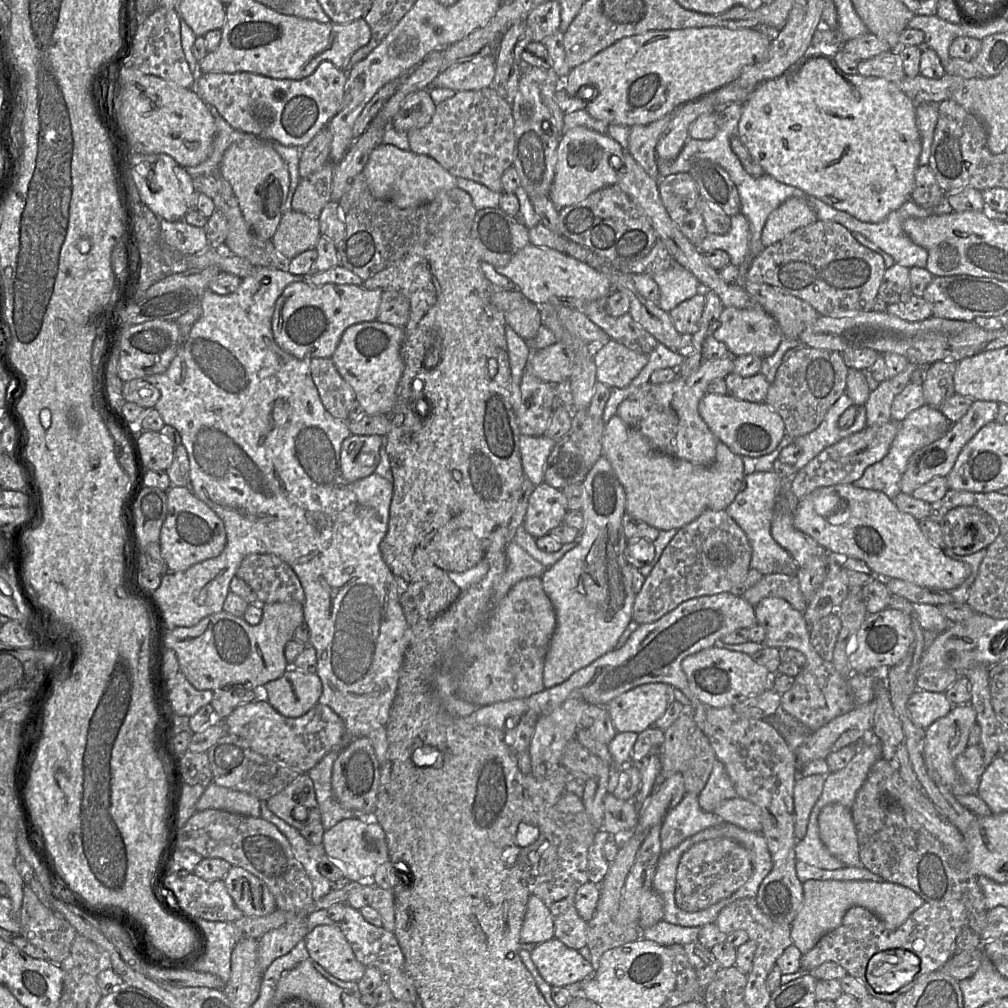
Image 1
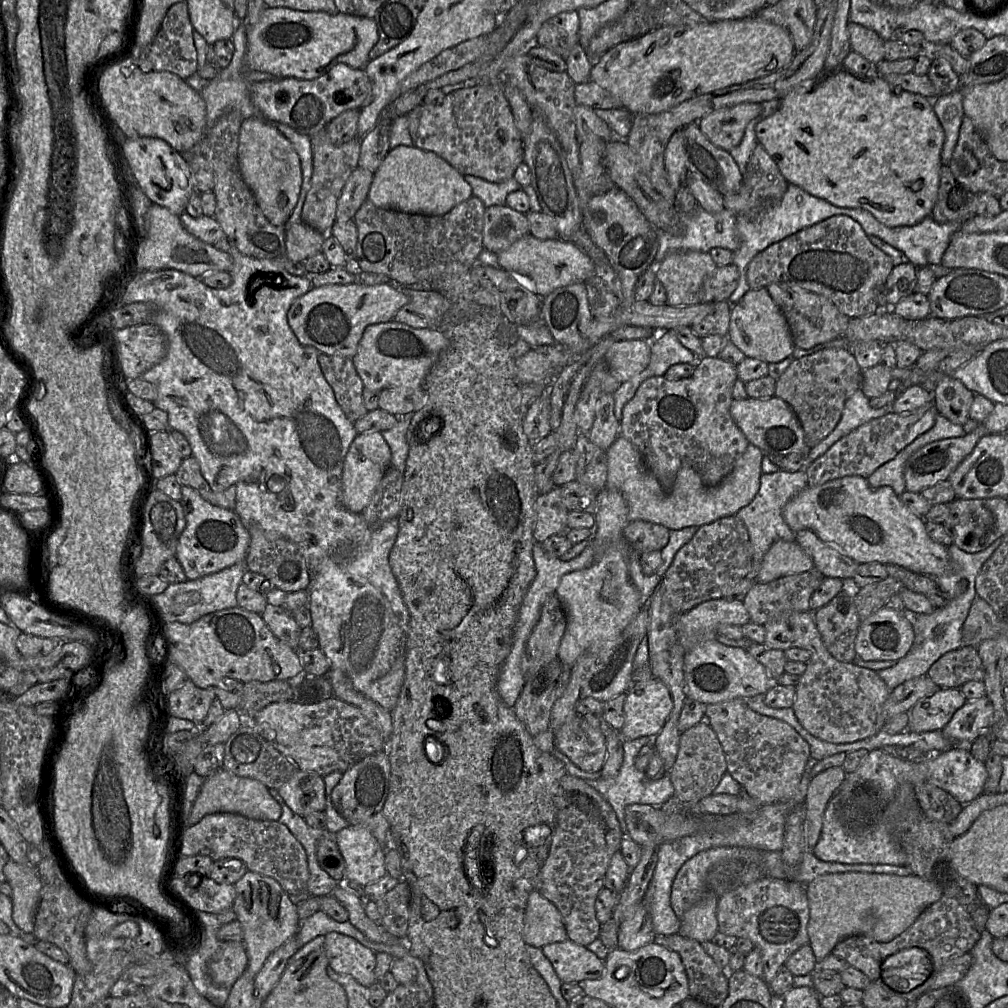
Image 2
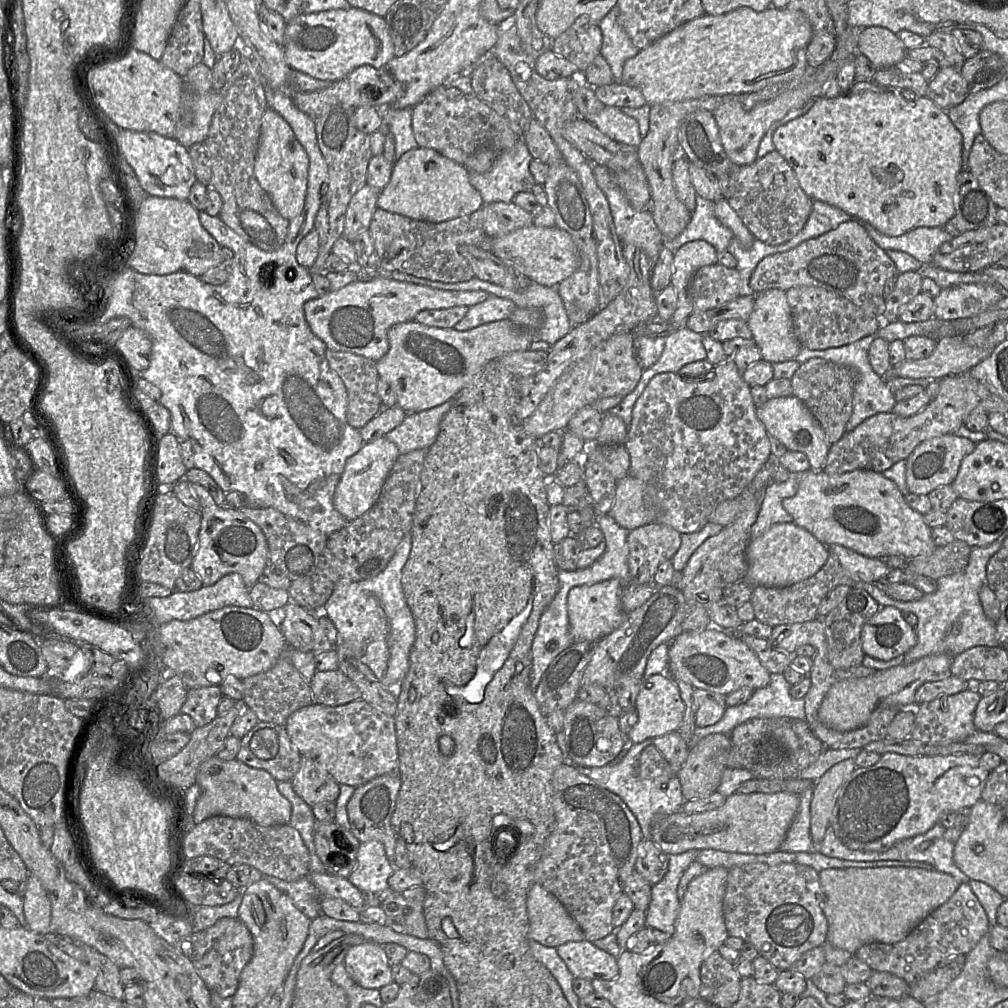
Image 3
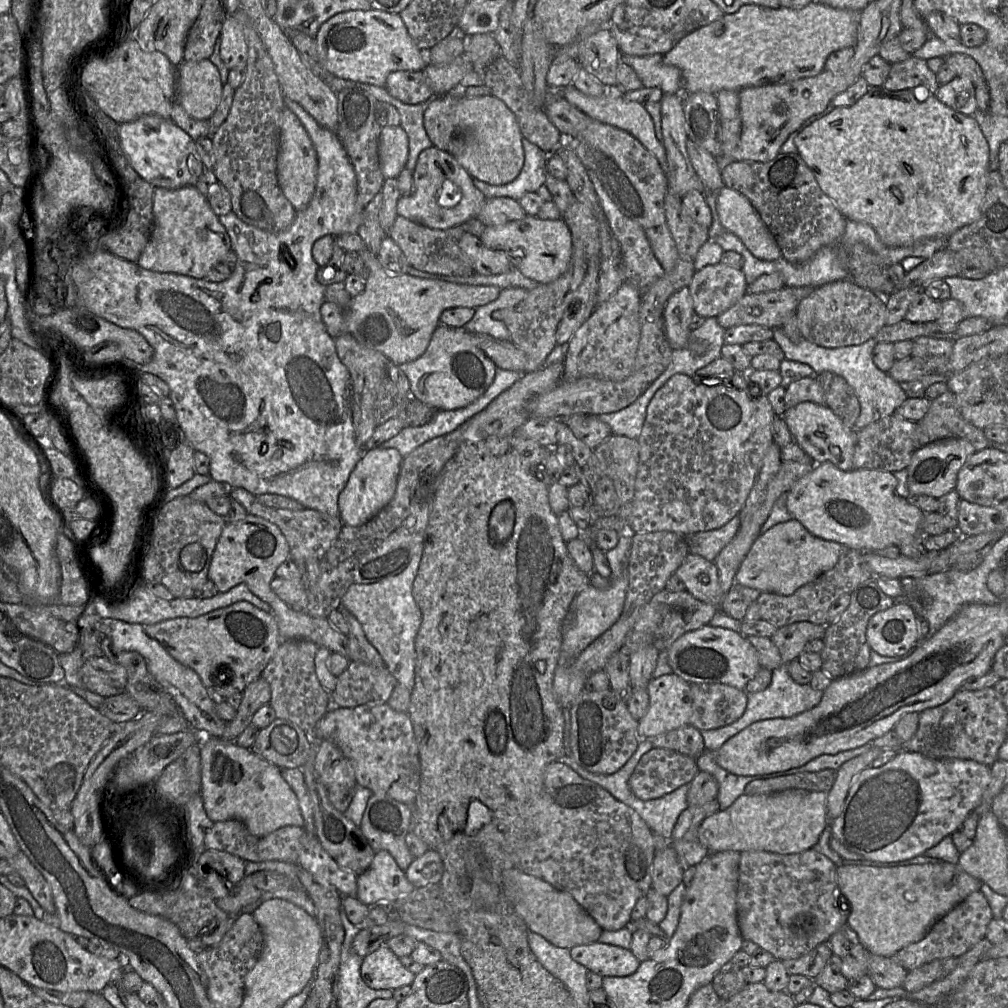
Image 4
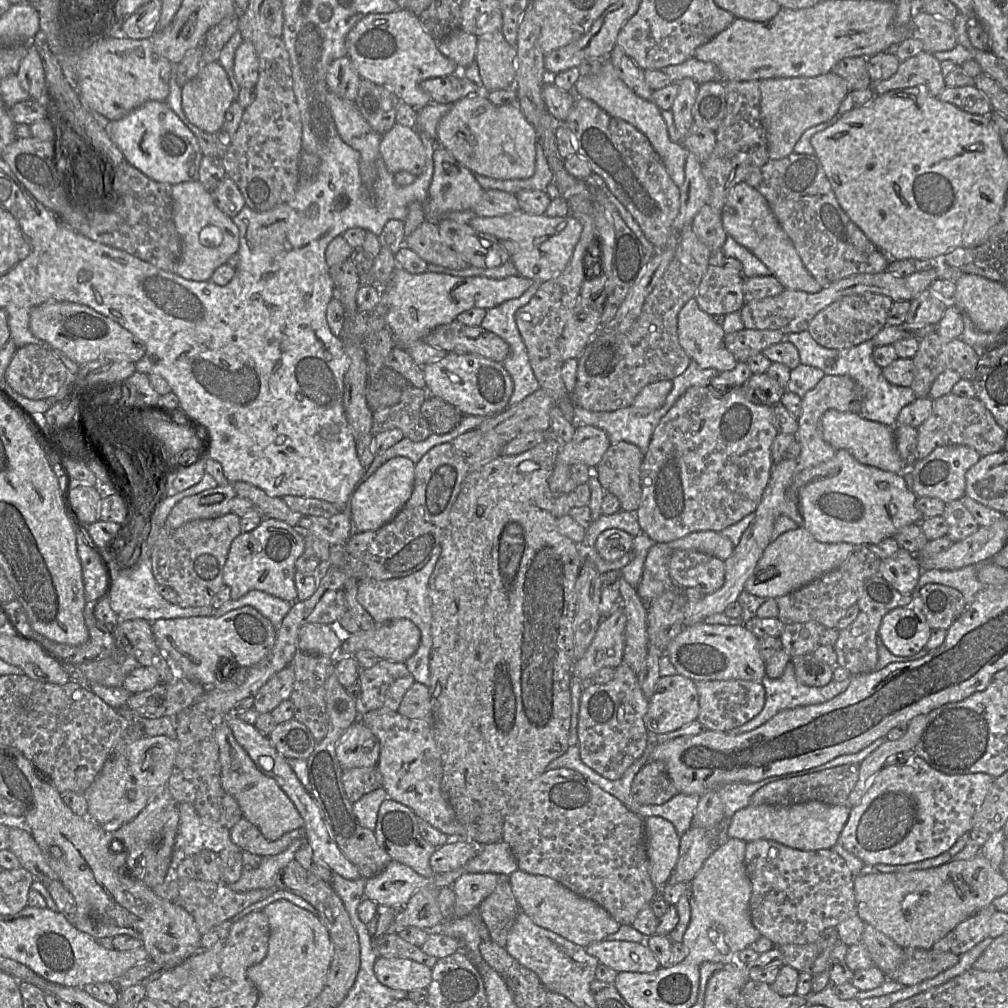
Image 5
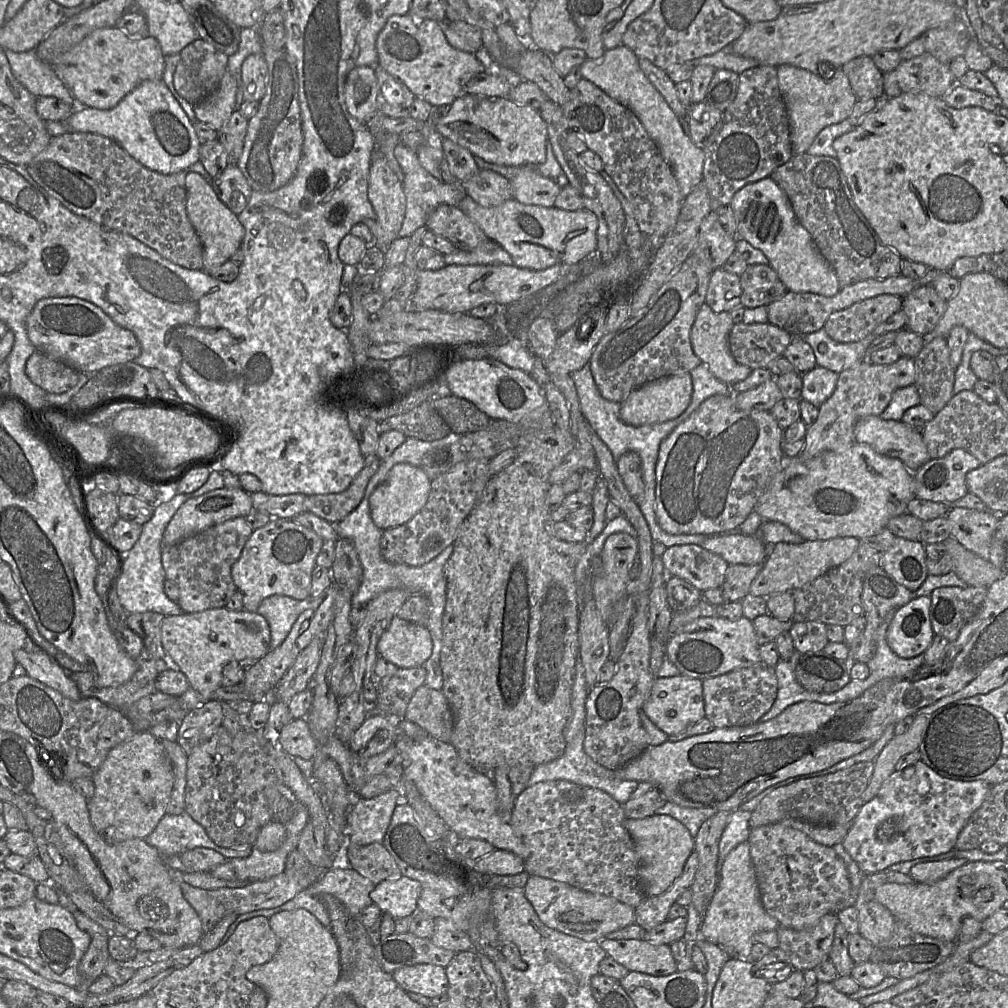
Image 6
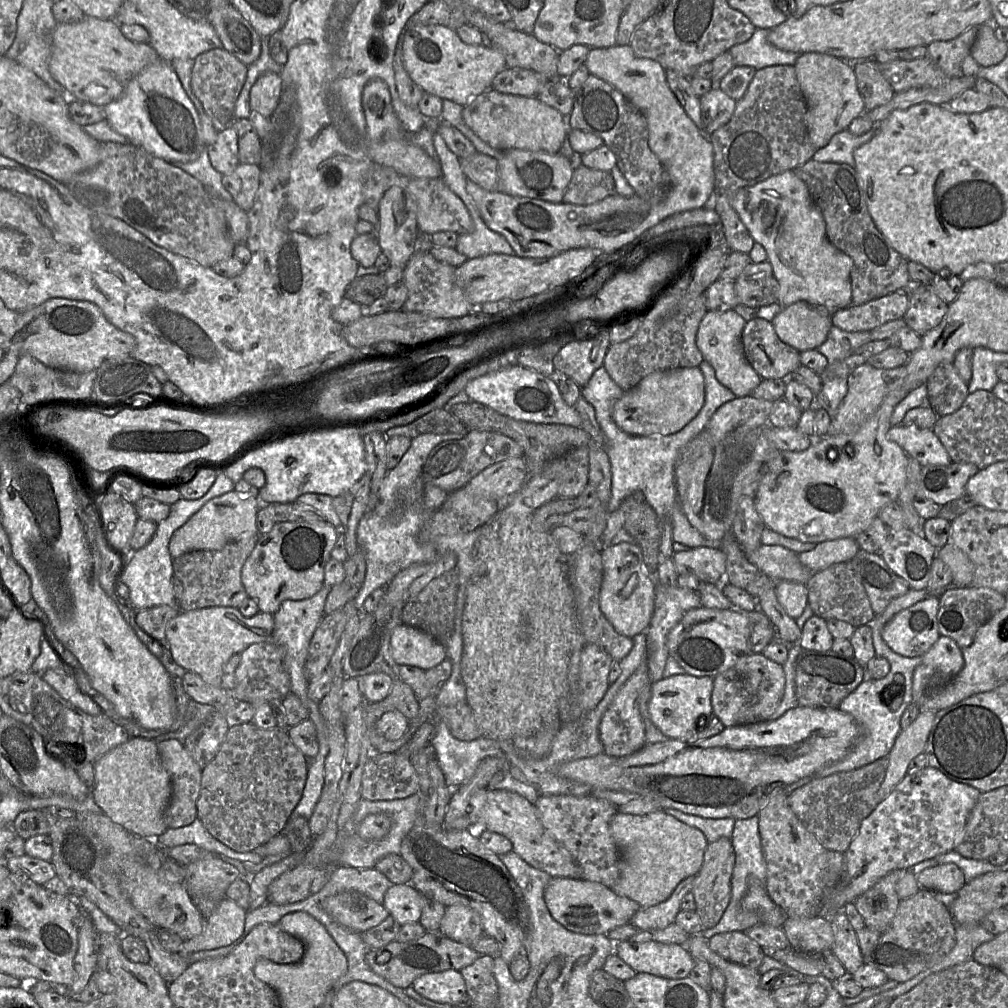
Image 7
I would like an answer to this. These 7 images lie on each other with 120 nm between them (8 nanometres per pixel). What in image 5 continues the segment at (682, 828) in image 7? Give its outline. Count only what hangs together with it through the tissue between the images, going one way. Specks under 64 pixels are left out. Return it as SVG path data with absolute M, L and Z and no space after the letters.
M657 816L644 819L644 832L650 878L660 889L676 866L681 836L671 822Z

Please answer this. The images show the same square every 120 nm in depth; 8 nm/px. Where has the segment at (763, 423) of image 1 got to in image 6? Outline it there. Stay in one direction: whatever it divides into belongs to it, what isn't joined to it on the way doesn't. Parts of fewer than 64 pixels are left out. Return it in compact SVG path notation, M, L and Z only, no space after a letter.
M869 415L858 420L854 428L854 439L857 443L866 443L876 452L900 459L912 473L930 460L922 434L902 421L883 420L879 416Z

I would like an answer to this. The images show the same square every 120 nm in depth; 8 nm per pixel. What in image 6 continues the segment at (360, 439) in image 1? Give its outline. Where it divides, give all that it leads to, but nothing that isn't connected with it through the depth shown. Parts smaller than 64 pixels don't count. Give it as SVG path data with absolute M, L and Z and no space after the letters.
M398 463L388 472L385 480L380 483L369 497L369 511L373 523L381 530L387 530L408 522L426 504L431 480L426 476L421 467L408 463Z

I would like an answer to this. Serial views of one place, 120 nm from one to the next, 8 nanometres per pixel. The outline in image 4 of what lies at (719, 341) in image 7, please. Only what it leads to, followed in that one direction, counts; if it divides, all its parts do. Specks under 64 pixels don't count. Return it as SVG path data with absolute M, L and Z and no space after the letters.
M684 287L667 300L664 308L664 331L673 350L688 349L694 354L706 352L705 343L693 340L691 323L695 316L693 301L687 287Z

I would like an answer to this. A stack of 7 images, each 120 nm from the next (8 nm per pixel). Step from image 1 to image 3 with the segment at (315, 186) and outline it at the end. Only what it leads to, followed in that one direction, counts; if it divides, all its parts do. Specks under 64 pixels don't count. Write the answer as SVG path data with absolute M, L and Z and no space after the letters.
M340 104L332 106L315 120L317 142L328 167L327 191L315 218L319 234L319 253L310 271L326 275L325 262L332 253L336 240L343 235L346 211L353 195L367 184L367 169L373 154L369 134L360 131L355 122L355 107Z

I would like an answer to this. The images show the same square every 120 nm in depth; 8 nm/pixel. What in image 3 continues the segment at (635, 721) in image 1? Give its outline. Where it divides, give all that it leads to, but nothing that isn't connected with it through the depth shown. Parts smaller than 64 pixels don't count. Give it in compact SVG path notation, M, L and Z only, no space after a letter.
M656 674L641 681L641 689L636 699L635 711L638 721L628 734L629 744L638 744L677 732L684 716L685 705L681 699L675 680L668 674Z

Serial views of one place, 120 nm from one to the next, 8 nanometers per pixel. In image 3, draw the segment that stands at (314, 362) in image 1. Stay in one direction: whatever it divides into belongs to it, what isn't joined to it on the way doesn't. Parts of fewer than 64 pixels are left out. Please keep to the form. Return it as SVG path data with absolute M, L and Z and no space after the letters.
M328 348L325 356L330 368L341 378L347 391L347 422L352 427L360 430L383 409L381 399L377 393L377 382L379 380L377 361Z

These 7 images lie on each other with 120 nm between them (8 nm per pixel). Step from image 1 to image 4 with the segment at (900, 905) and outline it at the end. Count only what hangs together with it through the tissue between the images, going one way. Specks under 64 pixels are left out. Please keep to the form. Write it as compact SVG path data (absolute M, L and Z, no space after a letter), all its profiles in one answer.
M958 864L905 865L893 868L846 865L837 867L838 887L848 902L847 922L858 935L860 944L870 953L892 957L904 947L922 940L932 926L983 883L965 872Z

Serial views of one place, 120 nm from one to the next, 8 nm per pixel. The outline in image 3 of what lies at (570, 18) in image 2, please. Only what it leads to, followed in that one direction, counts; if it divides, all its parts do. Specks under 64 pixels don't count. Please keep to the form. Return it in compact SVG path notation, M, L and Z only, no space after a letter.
M579 16L562 34L552 40L552 50L575 64L580 75L600 54L602 32L589 17Z

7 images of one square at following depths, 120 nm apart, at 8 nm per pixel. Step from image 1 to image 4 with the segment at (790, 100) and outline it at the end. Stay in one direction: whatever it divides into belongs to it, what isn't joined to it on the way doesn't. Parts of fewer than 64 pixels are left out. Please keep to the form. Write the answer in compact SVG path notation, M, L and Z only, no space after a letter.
M872 87L863 97L861 97L854 105L834 108L830 113L823 116L819 120L816 120L809 126L798 131L794 138L794 143L797 148L797 154L805 161L807 166L812 170L817 183L819 184L821 190L834 202L838 210L844 215L846 219L865 223L870 225L876 232L879 239L887 246L890 247L909 247L920 241L924 241L932 238L948 238L958 229L975 222L981 214L981 206L985 198L987 187L988 187L988 174L990 170L990 150L989 144L981 131L981 128L973 116L961 114L956 112L952 108L948 107L944 103L940 102L935 95L930 95L927 97L927 93L920 91L918 89L906 89L889 91L882 87Z

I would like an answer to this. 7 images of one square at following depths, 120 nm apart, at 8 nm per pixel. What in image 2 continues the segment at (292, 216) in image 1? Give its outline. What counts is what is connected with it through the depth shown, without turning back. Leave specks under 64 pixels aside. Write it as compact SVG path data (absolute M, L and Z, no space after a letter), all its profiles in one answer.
M303 221L284 225L286 257L302 263L321 251L326 235Z

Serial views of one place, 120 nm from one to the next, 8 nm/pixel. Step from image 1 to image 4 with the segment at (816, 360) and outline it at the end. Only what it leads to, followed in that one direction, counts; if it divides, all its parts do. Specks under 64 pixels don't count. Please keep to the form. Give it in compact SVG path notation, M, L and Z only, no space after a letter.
M829 371L813 377L823 389L825 405L841 419L845 427L855 429L860 403L854 389L842 376Z

